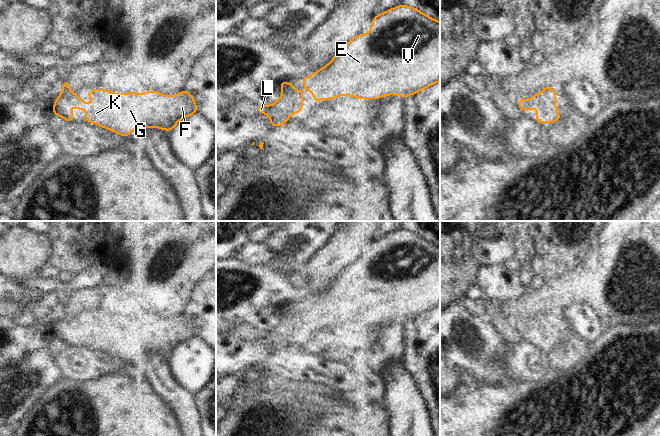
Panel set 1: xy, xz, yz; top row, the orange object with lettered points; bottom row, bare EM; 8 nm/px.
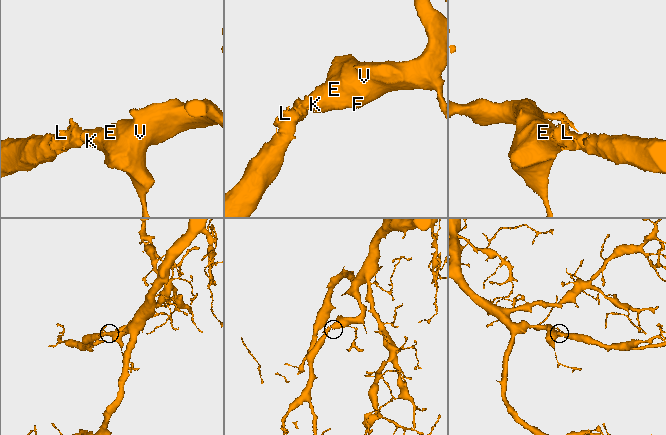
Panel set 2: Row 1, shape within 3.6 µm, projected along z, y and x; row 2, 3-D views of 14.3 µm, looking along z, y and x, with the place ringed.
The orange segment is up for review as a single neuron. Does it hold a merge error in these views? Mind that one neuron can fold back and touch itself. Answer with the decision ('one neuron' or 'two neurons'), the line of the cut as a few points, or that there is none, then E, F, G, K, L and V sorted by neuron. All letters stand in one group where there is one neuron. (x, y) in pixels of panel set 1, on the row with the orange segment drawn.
one neuron; cut none; groups E F G K L V

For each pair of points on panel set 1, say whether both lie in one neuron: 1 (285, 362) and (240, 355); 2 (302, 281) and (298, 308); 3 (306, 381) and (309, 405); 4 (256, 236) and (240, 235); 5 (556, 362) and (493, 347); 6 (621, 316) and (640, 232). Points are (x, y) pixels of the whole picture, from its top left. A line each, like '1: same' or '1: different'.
1: same
2: same
3: different
4: different
5: different
6: same

